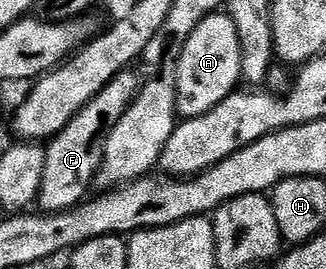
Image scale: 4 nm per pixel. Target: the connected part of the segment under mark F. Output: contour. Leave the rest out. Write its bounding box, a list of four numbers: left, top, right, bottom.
[36,68,142,213]

